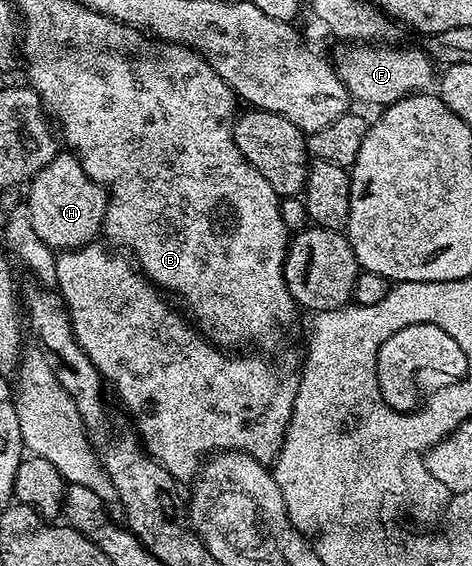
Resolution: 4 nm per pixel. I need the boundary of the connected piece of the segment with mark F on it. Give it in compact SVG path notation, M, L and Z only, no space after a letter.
M340 44L334 57L336 74L342 80L342 84L348 89L349 95L360 102L369 102L375 108L383 108L397 102L400 98L407 98L410 94L418 94L429 89L433 85L432 68L434 62L428 56L428 51L423 48L415 50L405 44Z

